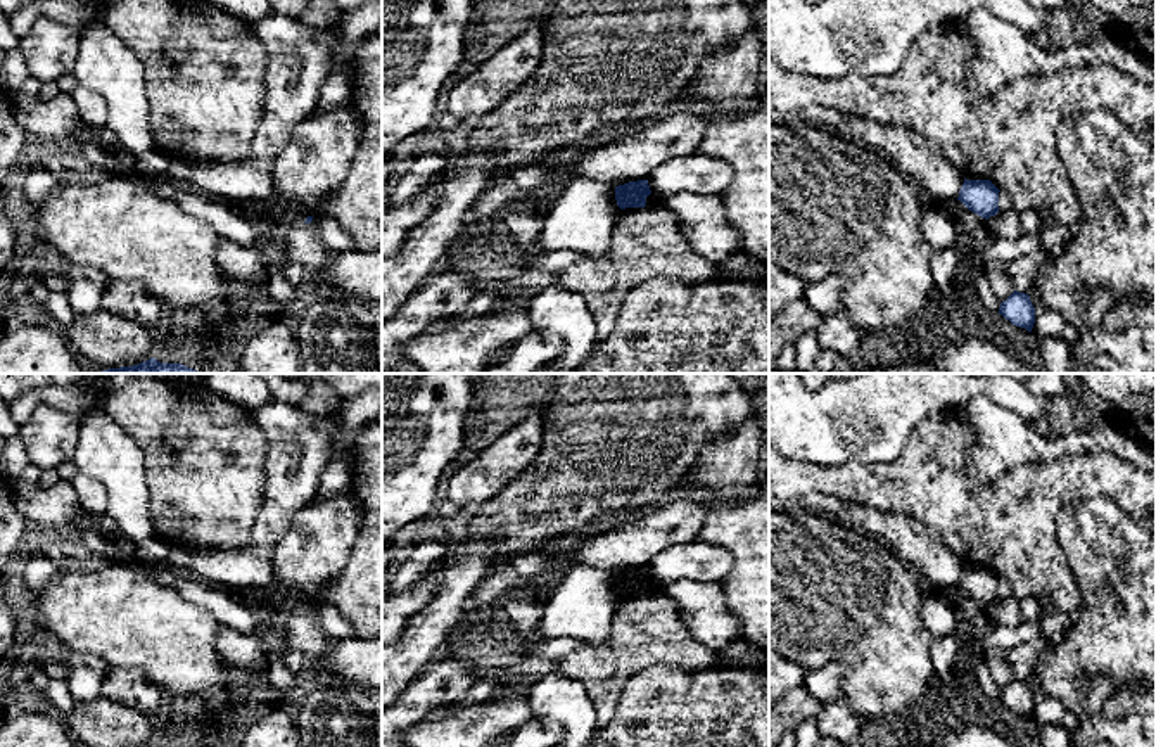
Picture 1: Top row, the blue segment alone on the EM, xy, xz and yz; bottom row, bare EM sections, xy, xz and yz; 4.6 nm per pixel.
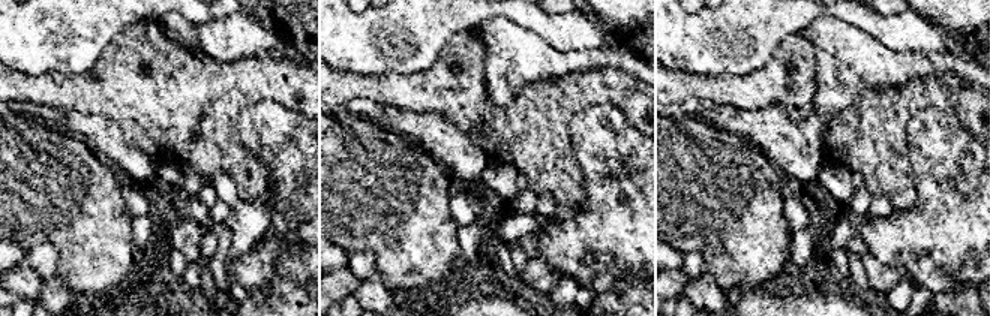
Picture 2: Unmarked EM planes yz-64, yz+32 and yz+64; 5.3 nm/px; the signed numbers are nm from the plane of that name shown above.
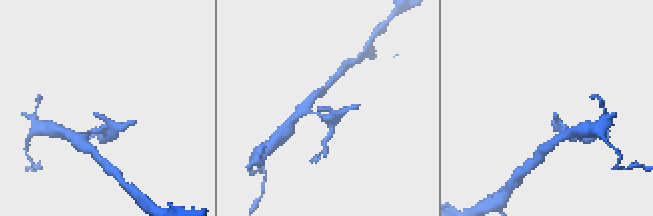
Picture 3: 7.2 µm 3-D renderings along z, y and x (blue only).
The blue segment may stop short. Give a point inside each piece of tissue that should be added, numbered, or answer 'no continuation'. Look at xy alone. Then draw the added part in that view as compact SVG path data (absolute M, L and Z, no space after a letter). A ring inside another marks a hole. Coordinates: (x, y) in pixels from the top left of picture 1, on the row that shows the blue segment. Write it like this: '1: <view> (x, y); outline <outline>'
no continuation

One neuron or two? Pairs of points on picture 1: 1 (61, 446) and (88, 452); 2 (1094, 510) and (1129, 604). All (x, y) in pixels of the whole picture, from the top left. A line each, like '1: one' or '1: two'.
1: two
2: one

